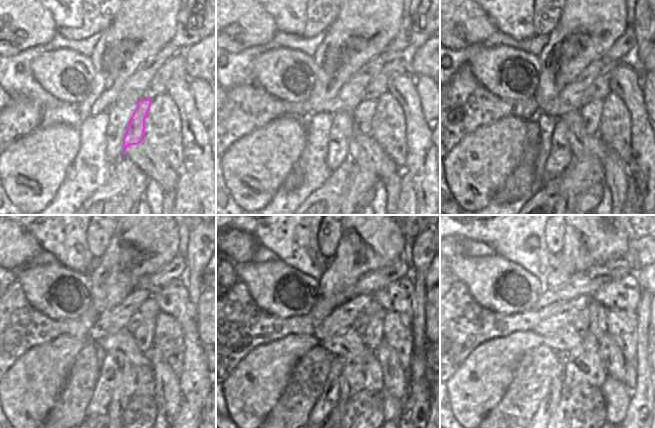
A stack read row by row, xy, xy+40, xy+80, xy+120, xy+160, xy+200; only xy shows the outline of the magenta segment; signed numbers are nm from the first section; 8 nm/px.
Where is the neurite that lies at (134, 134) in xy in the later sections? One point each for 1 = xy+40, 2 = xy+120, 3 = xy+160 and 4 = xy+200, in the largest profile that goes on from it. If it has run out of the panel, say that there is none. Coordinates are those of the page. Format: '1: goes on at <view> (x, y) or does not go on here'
1: goes on at xy+40 (363, 115)
2: goes on at xy+120 (144, 336)
3: goes on at xy+160 (373, 334)
4: goes on at xy+200 (598, 327)

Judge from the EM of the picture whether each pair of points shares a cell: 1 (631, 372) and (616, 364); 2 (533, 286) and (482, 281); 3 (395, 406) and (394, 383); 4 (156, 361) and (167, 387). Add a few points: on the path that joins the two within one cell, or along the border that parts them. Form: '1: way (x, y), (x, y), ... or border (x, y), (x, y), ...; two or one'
1: border (625, 361), (624, 382); two
2: way (522, 274), (511, 267), (501, 270), (495, 276); one
3: border (383, 388), (403, 404); two
4: way (160, 367), (166, 381); one

